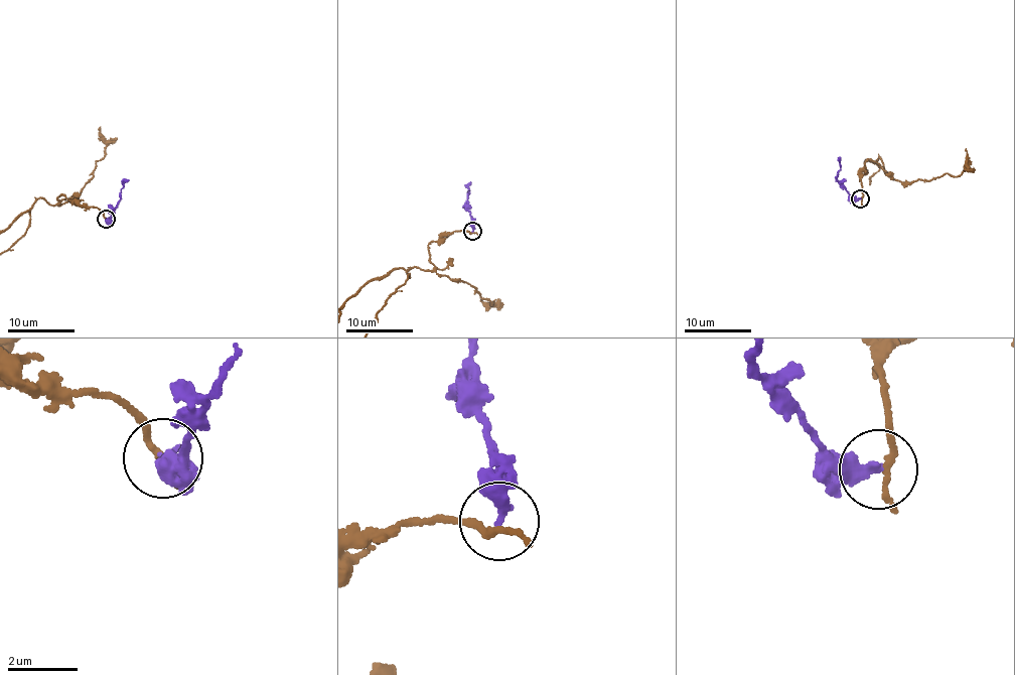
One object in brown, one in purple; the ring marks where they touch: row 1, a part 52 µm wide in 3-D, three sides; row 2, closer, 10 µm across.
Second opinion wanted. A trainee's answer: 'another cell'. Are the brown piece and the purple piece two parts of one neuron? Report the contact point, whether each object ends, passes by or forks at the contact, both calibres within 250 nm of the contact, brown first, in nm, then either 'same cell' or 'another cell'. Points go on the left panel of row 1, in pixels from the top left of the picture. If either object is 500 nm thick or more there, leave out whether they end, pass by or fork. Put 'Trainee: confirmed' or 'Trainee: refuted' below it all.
at (106, 219); brown passes by; purple ends there; 160 nm thick on the brown side, 380 nm on the other; same cell
Trainee: refuted

